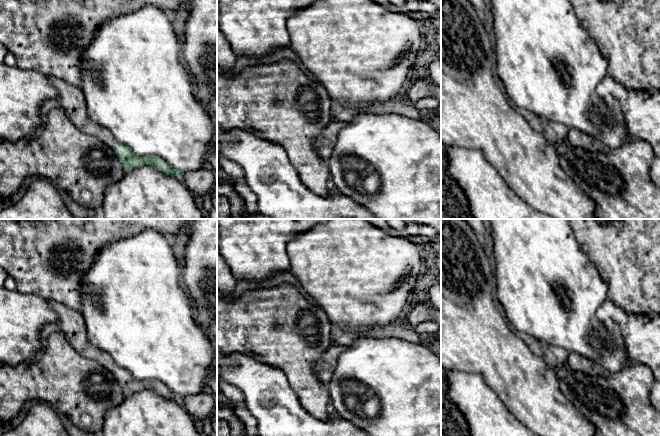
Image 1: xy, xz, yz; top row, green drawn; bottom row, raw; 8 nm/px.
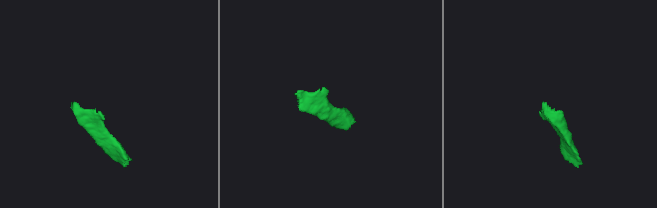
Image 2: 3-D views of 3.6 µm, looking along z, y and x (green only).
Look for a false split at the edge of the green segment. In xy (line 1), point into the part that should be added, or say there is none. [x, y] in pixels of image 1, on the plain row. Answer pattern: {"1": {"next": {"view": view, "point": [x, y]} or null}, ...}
{"1": {"next": {"view": "xy", "point": [71, 322]}}}

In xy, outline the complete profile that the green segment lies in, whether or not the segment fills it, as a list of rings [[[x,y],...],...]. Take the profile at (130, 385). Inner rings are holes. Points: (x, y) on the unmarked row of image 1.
[[[49,300],[49,303],[57,314],[58,325],[67,341],[80,355],[98,362],[110,371],[120,384],[125,396],[144,389],[151,389],[166,400],[183,404],[184,398],[168,389],[162,382],[135,379],[128,370],[121,368],[107,352],[94,346],[88,339],[86,323],[80,311],[73,310],[56,301]]]

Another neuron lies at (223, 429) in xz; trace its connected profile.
[[[217,418],[217,436],[231,436],[230,426],[226,420]]]

